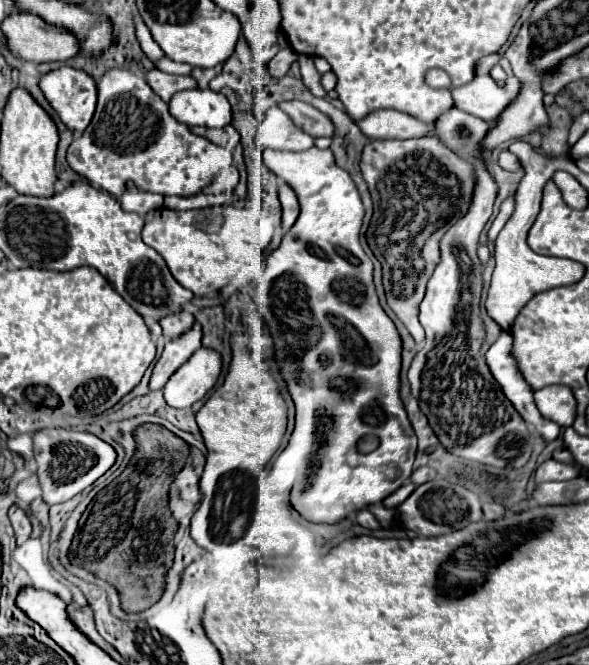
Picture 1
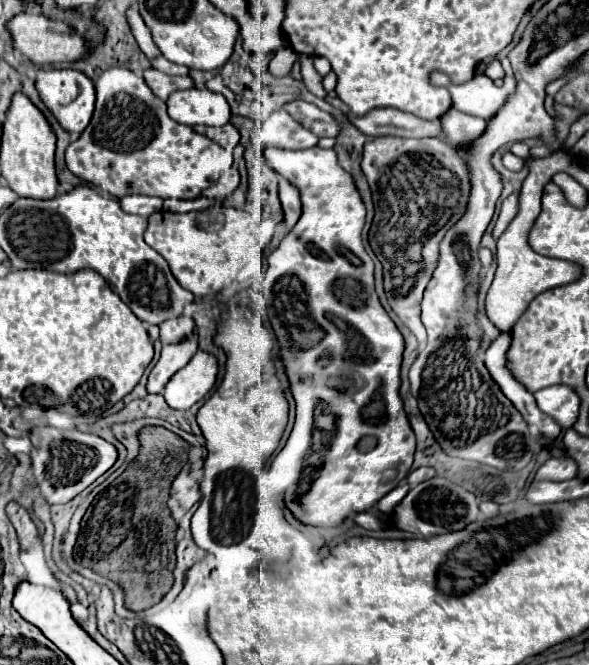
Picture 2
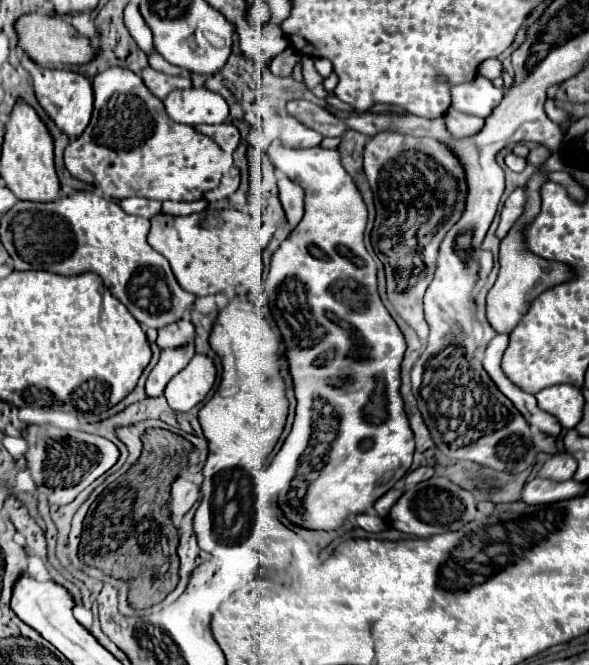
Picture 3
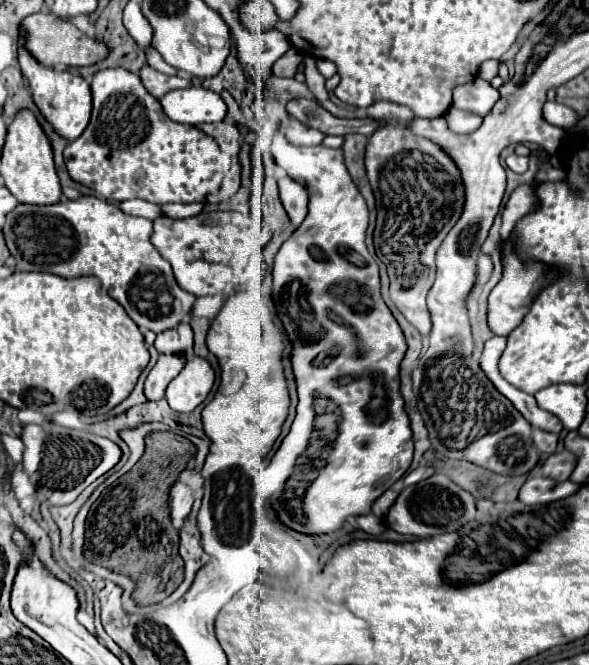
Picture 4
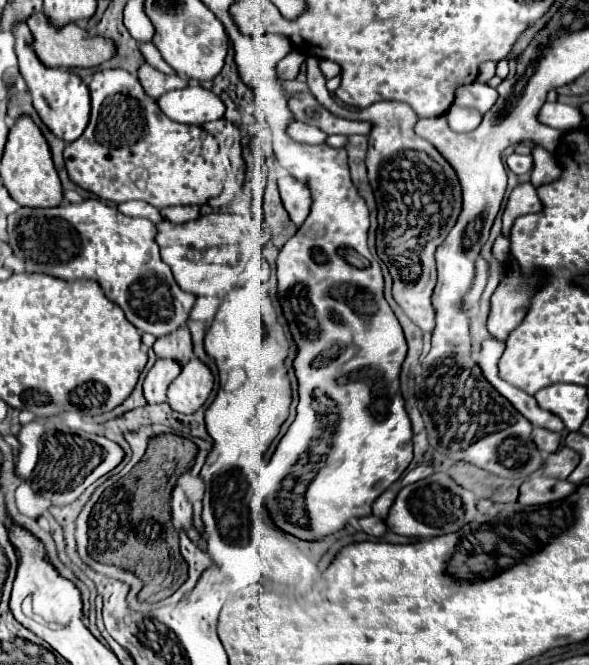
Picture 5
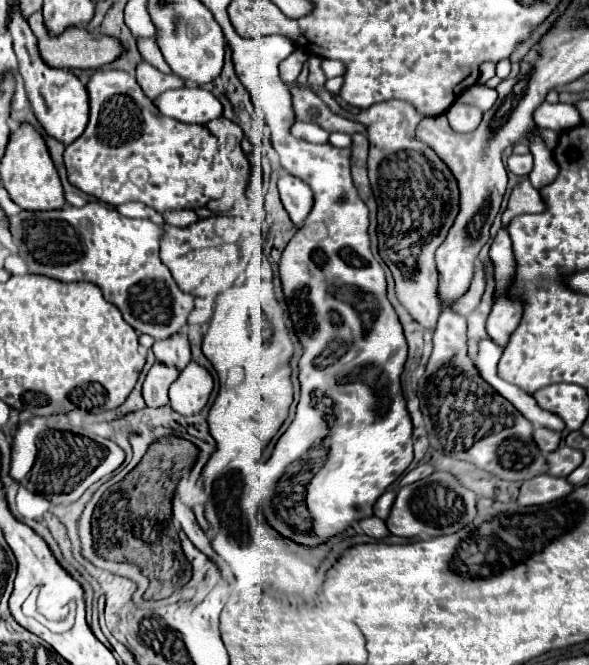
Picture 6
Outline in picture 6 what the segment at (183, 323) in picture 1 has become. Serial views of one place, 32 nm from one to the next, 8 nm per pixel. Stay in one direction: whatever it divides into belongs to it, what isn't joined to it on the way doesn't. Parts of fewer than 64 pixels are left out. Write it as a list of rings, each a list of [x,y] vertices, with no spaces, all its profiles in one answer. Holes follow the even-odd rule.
[[[176,332],[176,334],[172,334],[172,338],[154,342],[152,350],[160,362],[176,366],[178,370],[184,370],[186,364],[192,360],[190,340],[188,340],[186,332]]]

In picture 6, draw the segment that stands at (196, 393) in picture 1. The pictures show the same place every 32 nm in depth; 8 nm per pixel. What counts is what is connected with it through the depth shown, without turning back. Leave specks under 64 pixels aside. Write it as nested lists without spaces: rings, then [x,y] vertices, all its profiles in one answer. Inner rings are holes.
[[[192,360],[180,372],[176,382],[170,386],[172,410],[176,410],[178,414],[184,414],[184,416],[200,412],[210,398],[212,386],[214,386],[214,380],[212,380],[210,372]]]

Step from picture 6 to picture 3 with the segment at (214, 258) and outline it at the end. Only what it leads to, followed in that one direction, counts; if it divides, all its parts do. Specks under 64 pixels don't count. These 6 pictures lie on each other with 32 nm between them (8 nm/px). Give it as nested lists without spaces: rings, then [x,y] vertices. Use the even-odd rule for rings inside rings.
[[[234,208],[204,210],[190,216],[160,212],[150,220],[148,244],[170,262],[170,268],[184,290],[194,296],[208,296],[236,286],[238,274],[248,266],[252,256],[260,254],[262,246],[268,244],[270,238],[266,234],[264,240],[258,236],[258,226],[258,218]]]

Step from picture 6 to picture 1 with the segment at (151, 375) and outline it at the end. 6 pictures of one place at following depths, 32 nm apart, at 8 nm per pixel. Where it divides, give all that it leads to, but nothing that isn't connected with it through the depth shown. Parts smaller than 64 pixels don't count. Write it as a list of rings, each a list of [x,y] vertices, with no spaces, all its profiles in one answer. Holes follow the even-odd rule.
[[[194,322],[192,330],[188,334],[182,334],[182,338],[172,338],[172,342],[166,342],[164,352],[160,360],[154,366],[152,378],[150,378],[150,388],[158,390],[164,388],[168,378],[202,346],[202,326]]]

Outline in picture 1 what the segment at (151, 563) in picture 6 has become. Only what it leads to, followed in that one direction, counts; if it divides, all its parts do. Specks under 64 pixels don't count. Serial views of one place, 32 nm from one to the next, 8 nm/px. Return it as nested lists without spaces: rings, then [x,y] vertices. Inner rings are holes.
[[[158,424],[138,426],[134,430],[134,440],[136,440],[136,454],[124,468],[124,472],[96,494],[96,498],[92,500],[90,516],[86,524],[74,534],[68,554],[72,564],[110,582],[118,590],[122,610],[126,612],[142,612],[152,604],[156,604],[158,598],[162,596],[164,574],[172,566],[174,558],[172,538],[178,530],[178,522],[172,518],[172,512],[168,508],[168,488],[174,482],[176,474],[186,466],[190,454],[190,446],[182,438],[178,438],[176,434]]]

